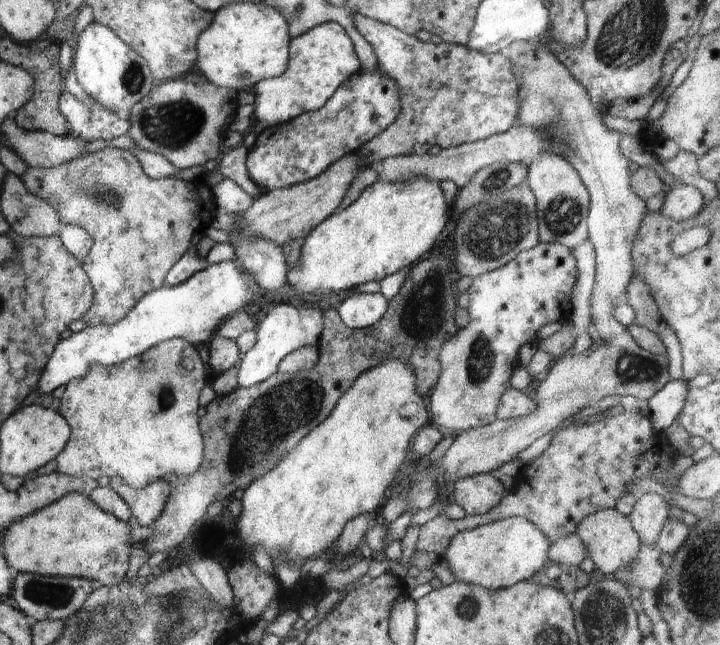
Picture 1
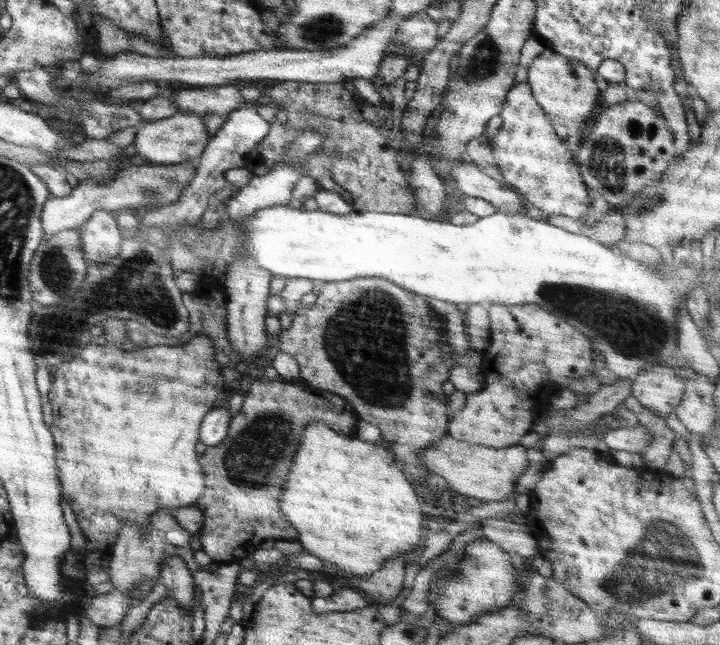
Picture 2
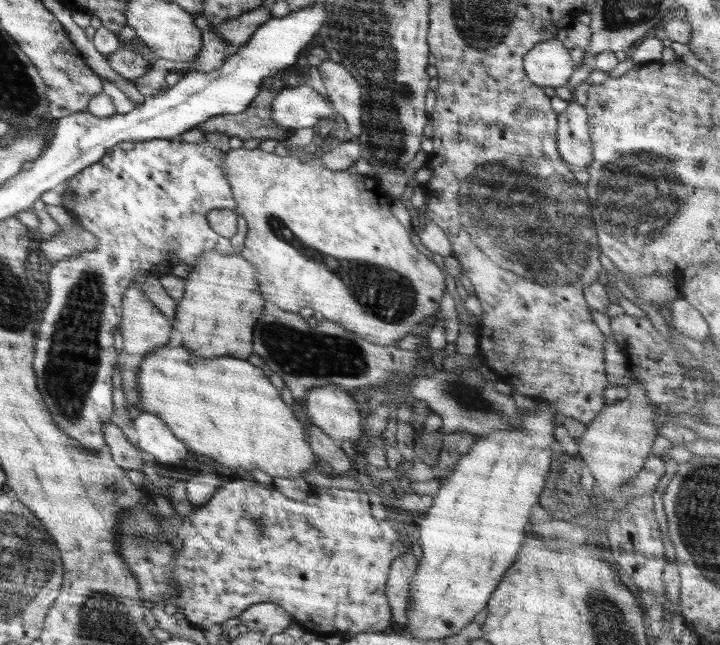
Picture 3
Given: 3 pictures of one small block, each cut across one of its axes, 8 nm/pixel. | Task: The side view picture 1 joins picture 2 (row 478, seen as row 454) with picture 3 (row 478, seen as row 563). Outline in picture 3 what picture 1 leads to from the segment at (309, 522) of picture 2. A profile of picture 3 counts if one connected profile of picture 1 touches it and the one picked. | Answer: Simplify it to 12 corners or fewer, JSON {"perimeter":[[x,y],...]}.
{"perimeter":[[144,356],[141,412],[238,472],[303,478],[306,420],[258,366]]}

